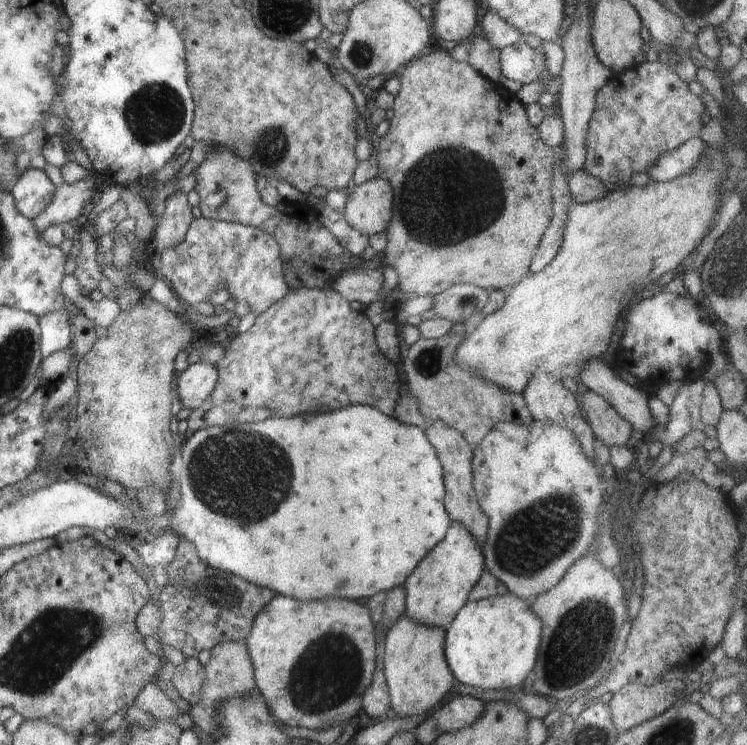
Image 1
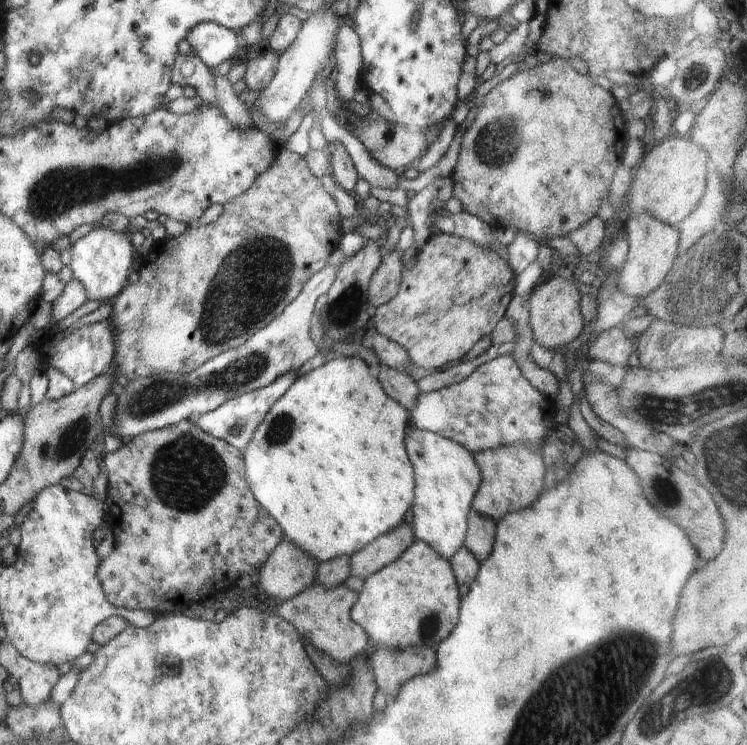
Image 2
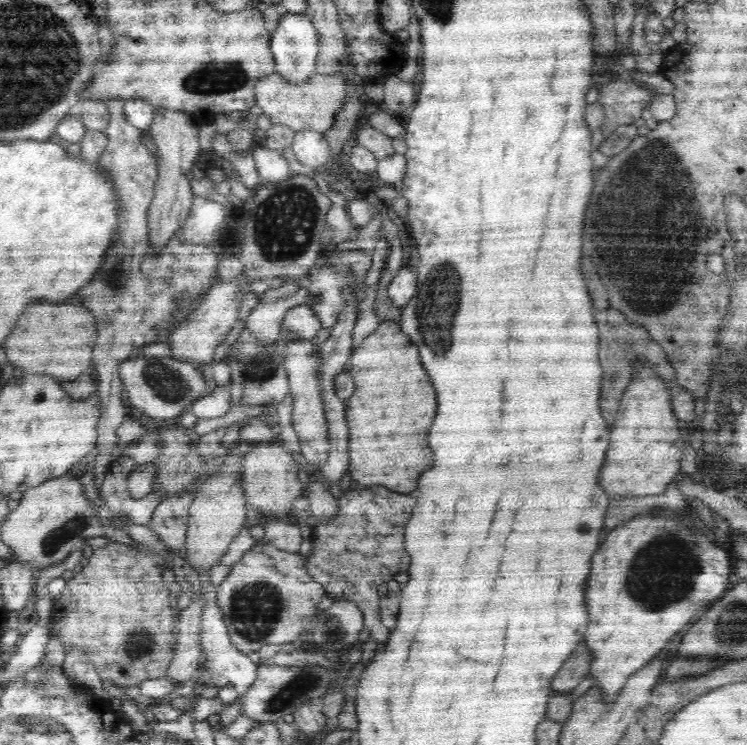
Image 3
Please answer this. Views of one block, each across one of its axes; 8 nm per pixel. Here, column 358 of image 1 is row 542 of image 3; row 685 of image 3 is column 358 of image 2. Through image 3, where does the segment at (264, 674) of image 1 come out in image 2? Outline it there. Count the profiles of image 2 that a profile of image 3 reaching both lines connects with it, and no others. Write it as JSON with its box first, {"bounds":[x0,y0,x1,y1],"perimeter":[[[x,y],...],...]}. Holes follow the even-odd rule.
{"bounds":[350,540,458,648],"perimeter":[[[415,540],[396,562],[366,578],[358,600],[350,610],[350,618],[379,646],[436,648],[458,624],[458,604],[458,588],[450,560],[444,562],[432,546]]]}

